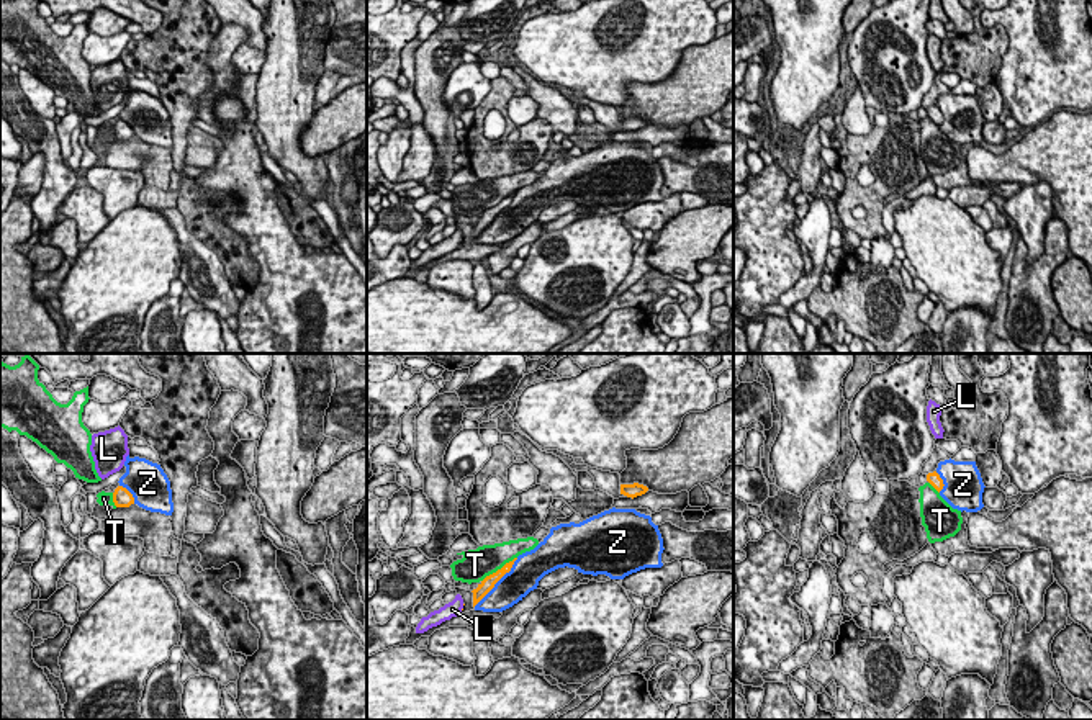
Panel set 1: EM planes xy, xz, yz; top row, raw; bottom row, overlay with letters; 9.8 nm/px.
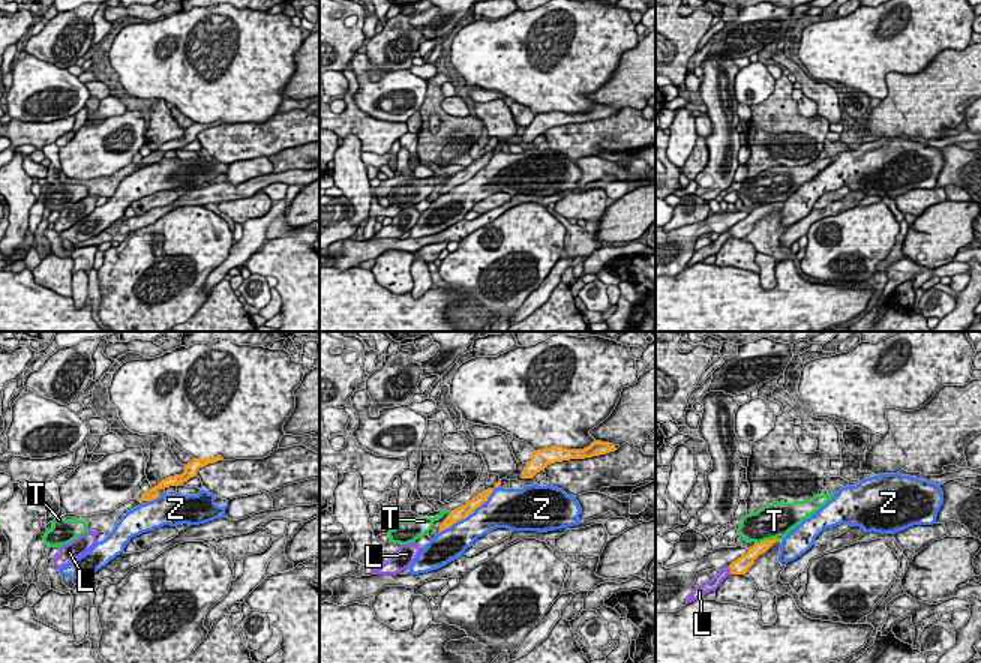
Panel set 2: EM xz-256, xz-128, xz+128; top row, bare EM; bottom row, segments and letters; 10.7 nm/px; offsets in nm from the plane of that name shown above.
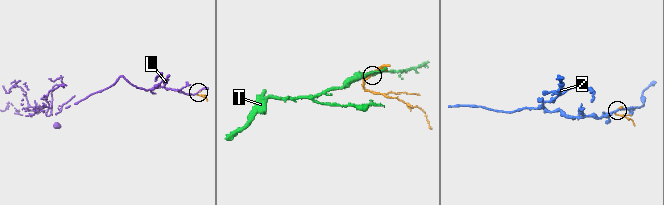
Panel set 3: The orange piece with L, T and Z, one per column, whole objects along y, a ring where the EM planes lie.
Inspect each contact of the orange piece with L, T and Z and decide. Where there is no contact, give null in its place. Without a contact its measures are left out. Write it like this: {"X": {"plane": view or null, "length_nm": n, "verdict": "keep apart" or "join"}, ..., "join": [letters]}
{"L": {"plane": null, "verdict": "keep apart"}, "T": {"plane": "xz", "length_nm": 420, "verdict": "keep apart"}, "Z": {"plane": "xz", "length_nm": 650, "verdict": "keep apart"}, "join": []}

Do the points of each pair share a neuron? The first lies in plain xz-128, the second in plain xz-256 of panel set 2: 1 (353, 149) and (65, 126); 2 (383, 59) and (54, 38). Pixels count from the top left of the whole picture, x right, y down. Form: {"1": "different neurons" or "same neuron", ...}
{"1": "different neurons", "2": "same neuron"}

